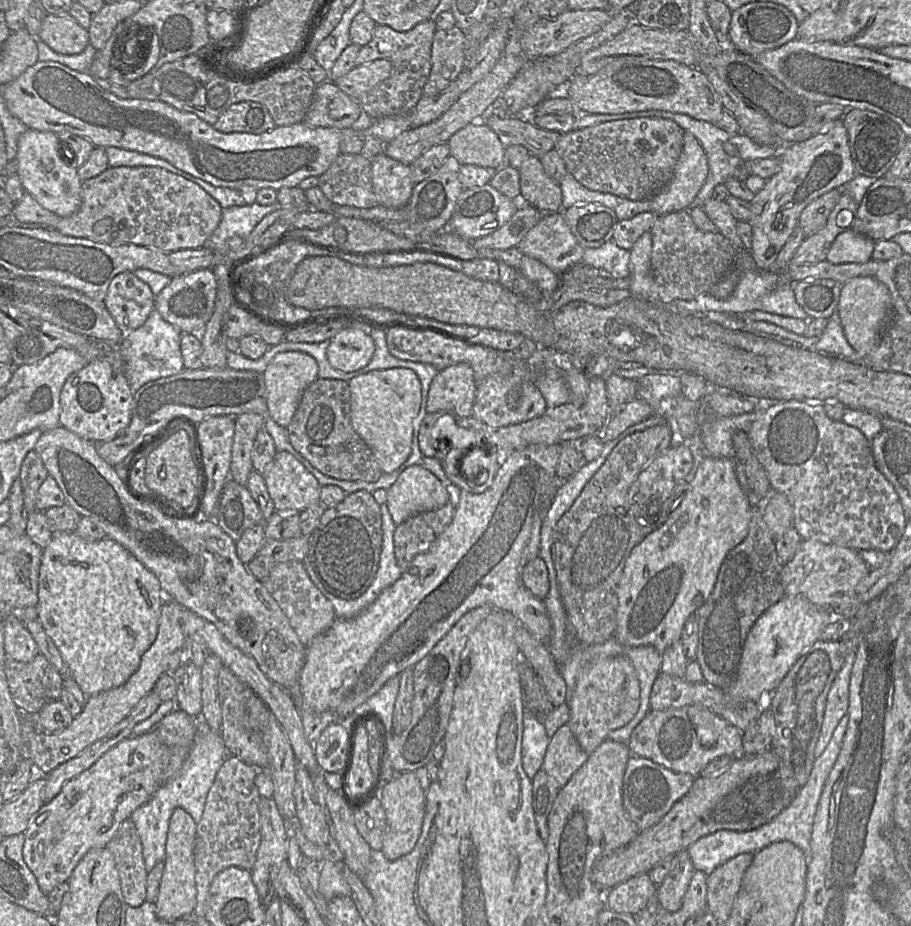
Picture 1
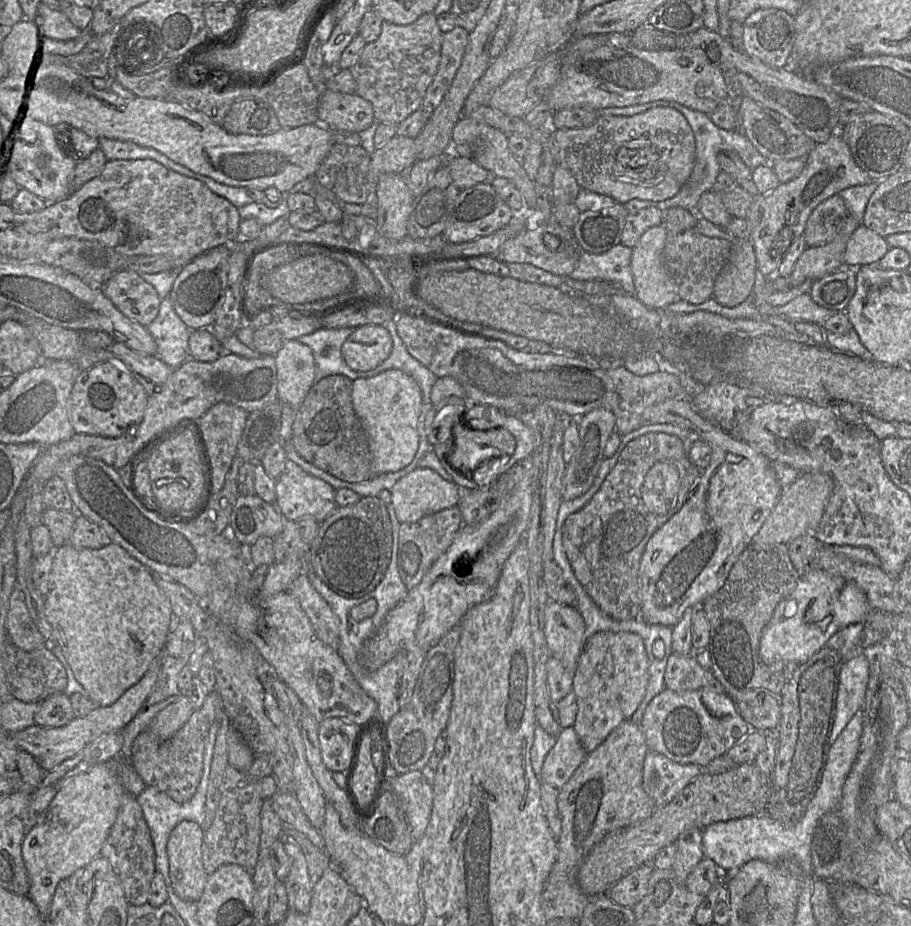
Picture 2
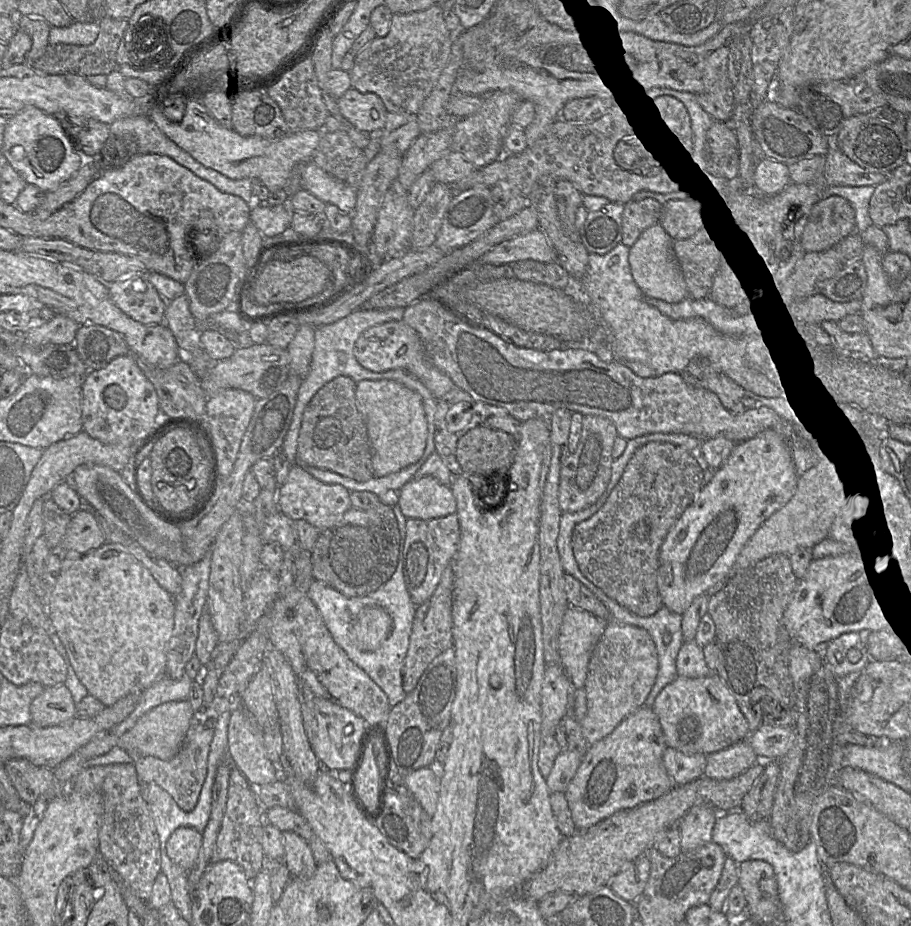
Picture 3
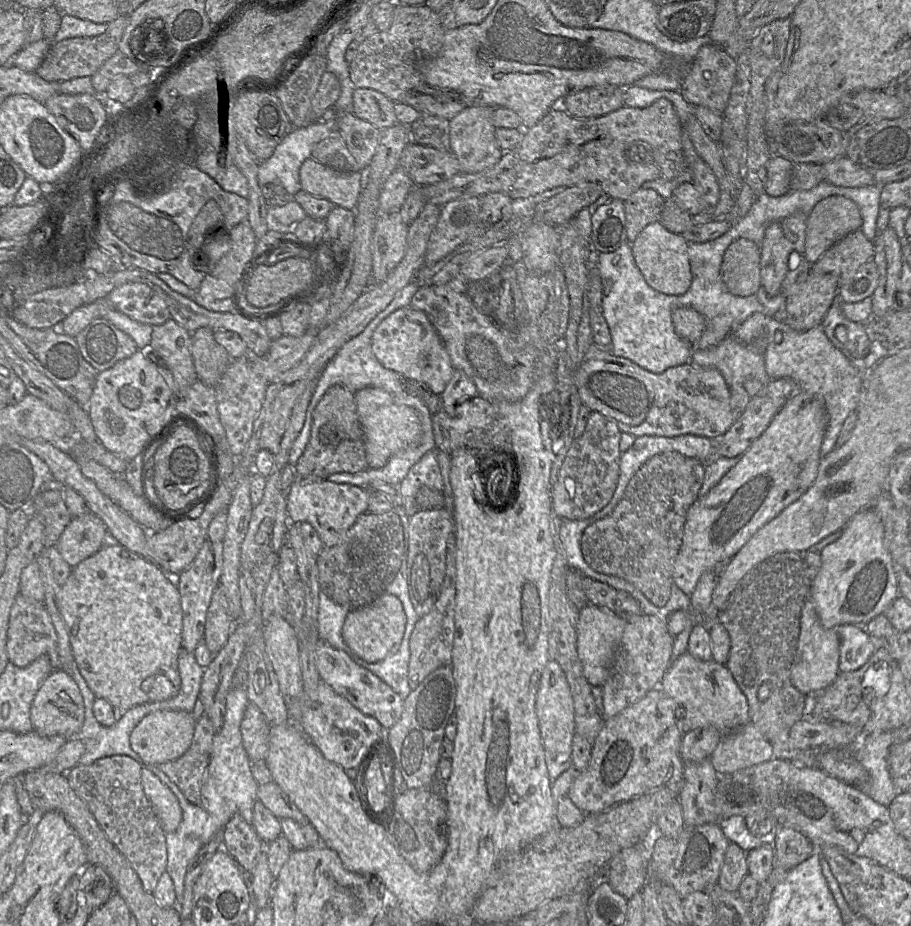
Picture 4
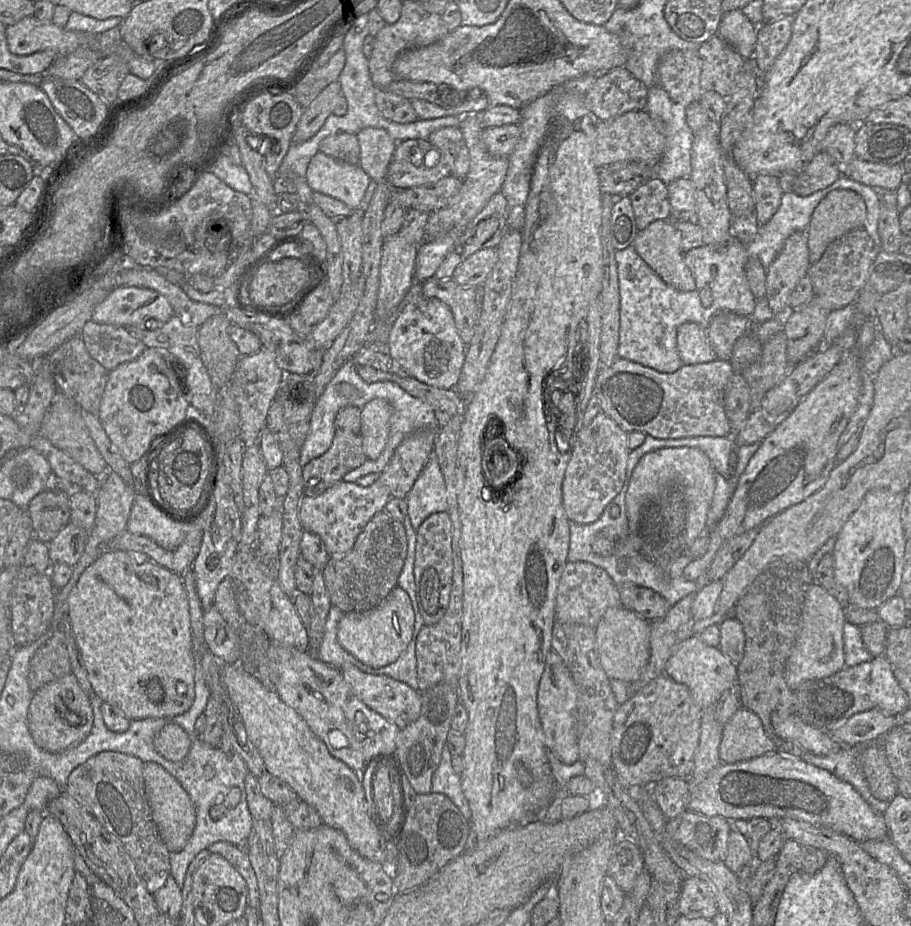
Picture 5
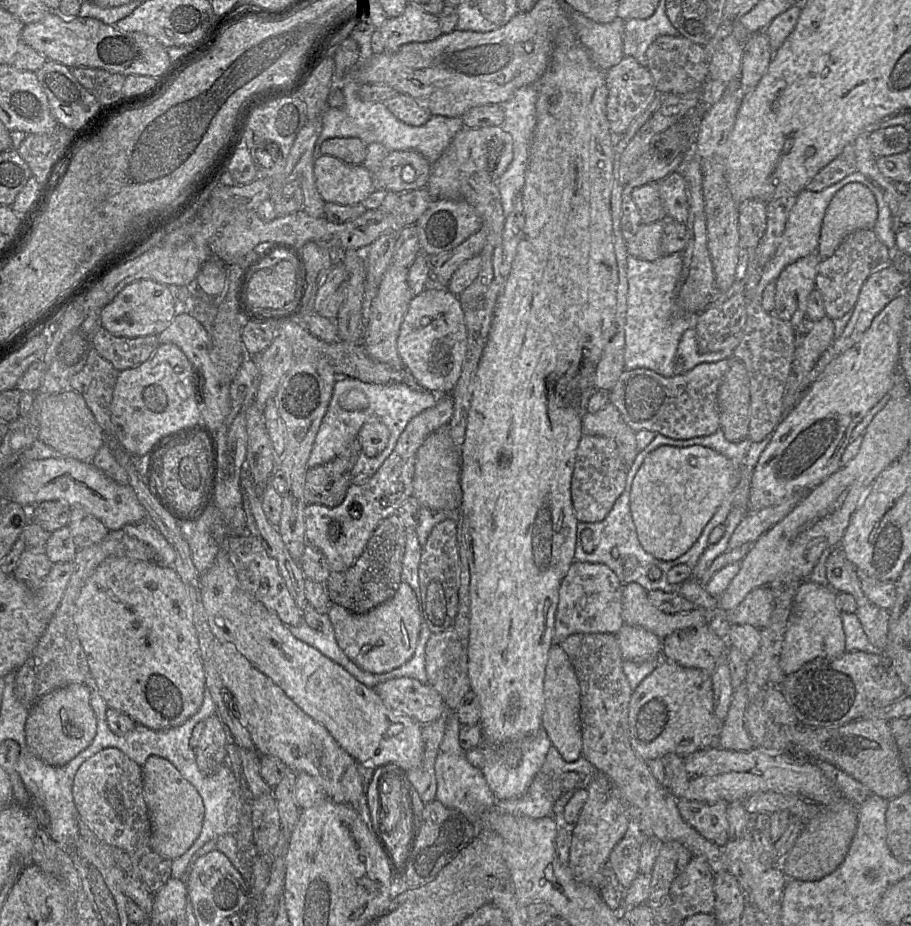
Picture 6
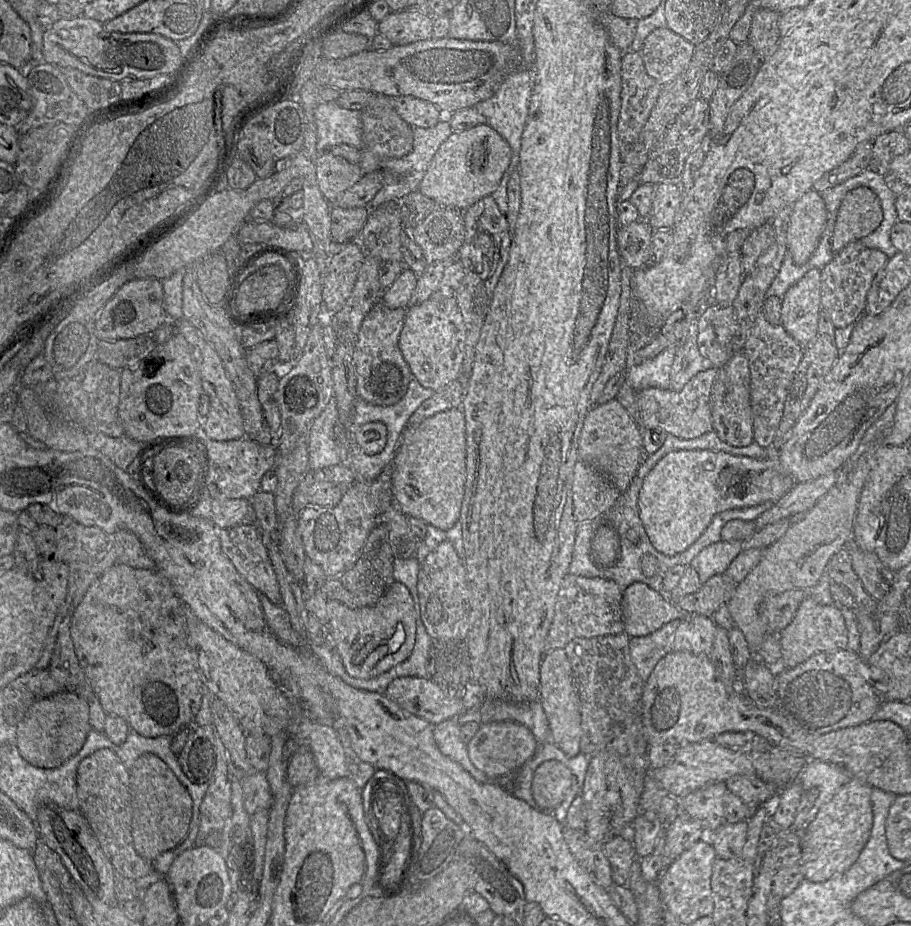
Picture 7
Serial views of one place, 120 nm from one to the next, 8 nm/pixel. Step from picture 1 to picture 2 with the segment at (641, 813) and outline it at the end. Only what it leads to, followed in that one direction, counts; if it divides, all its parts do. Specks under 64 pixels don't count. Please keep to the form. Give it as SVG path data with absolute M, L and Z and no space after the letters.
M648 751L643 762L642 783L656 808L668 804L704 769L696 764L680 764L666 756Z

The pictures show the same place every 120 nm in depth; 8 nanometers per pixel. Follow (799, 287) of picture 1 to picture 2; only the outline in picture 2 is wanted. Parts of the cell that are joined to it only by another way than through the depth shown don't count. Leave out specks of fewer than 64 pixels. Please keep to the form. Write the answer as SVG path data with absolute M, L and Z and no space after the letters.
M843 267L814 280L808 293L818 305L844 312L856 291L856 274L855 268Z

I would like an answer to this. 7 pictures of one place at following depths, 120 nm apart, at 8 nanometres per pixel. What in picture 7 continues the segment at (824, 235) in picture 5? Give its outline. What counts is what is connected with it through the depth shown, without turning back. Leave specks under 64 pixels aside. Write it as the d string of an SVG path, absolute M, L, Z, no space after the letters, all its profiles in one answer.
M859 186L848 191L835 220L831 241L834 255L848 243L872 233L882 220L881 201L871 188Z

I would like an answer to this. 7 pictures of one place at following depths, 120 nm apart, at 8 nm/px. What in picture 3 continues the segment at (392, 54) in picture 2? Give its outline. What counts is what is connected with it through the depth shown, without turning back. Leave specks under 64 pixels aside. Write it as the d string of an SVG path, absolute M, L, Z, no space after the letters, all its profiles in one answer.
M439 4L422 11L393 14L388 34L376 36L356 54L349 71L352 87L378 95L389 113L416 115L448 62L455 34L446 28Z

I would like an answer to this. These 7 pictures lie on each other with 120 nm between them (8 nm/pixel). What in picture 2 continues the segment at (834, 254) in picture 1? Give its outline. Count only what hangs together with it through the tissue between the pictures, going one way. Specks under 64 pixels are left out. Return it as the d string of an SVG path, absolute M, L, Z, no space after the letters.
M860 225L847 242L843 257L844 267L858 268L863 265L876 265L888 250L889 246L885 237Z

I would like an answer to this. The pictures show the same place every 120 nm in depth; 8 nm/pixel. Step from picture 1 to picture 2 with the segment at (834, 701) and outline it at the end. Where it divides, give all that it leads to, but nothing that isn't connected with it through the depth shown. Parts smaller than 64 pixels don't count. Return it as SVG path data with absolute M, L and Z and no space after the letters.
M863 654L843 663L836 698L835 719L829 744L836 740L851 718L861 711L868 680L868 669L869 662Z

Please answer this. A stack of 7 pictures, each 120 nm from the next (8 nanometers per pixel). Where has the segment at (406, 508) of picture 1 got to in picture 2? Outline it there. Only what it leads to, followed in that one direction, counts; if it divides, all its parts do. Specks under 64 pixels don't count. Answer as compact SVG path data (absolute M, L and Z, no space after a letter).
M416 468L399 479L390 490L391 504L401 523L416 522L423 517L457 506L459 490L452 482L444 480L432 469Z

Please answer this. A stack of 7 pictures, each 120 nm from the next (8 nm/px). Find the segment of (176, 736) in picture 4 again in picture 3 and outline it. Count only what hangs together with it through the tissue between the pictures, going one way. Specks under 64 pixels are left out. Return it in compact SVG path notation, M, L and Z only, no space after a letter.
M188 700L160 704L143 715L132 729L119 737L117 745L124 750L137 750L143 756L170 760L179 752L193 714L194 710Z

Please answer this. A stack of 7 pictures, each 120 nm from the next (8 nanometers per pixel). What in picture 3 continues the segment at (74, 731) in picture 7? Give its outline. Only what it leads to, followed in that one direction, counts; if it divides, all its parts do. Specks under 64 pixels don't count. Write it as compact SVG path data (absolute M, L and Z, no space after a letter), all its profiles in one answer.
M64 683L44 687L43 692L31 703L34 724L49 727L67 722L76 716L76 703Z

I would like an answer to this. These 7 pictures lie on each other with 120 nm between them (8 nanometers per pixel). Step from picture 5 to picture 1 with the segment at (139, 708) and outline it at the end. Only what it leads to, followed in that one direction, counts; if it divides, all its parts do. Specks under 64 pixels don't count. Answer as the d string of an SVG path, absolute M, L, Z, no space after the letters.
M76 532L54 534L50 544L43 549L38 581L38 604L36 606L39 620L49 638L58 649L62 659L68 666L70 676L81 691L90 697L102 691L123 685L138 669L141 656L155 641L158 632L158 620L165 598L156 576L139 562L126 548L111 538L89 541L81 538Z

